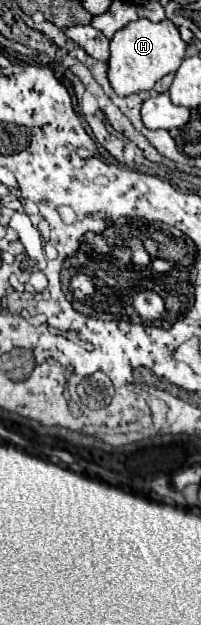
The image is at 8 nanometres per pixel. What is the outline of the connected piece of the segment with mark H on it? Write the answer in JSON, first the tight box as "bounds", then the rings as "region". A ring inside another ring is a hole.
{"bounds":[107,18,185,96],"region":[[[145,18],[135,20],[125,26],[111,38],[111,56],[107,62],[107,78],[117,96],[129,96],[143,90],[151,90],[157,80],[165,74],[175,72],[185,56],[185,42],[179,36],[179,30],[173,22],[165,20],[161,24],[153,24]]]}

